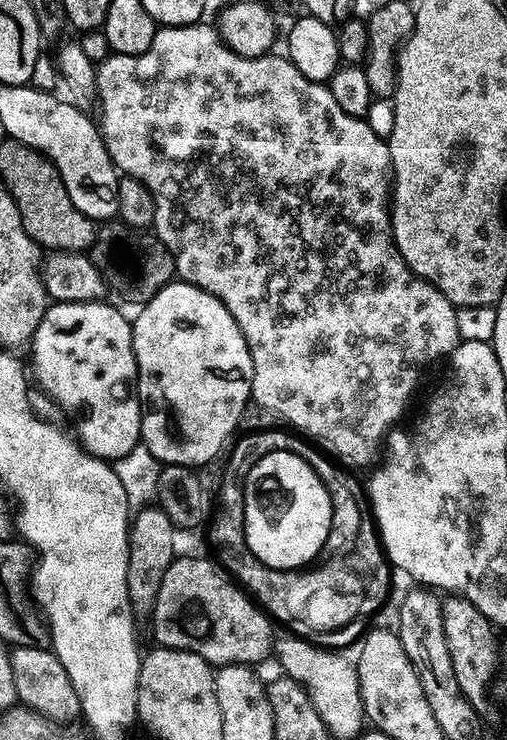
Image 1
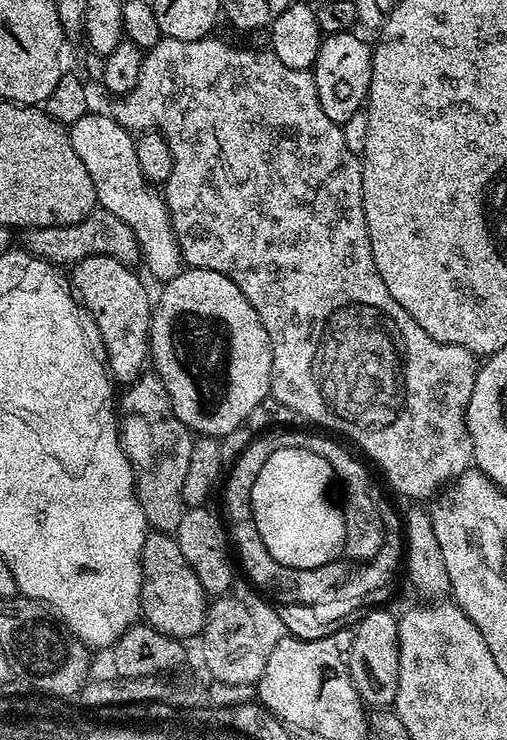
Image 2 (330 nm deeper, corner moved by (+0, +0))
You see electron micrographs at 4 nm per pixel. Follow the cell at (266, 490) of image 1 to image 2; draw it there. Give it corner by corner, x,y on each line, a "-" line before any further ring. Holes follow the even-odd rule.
310,448
274,450
266,458
266,466
258,470
254,490
250,490
254,522
266,550
282,566
321,568
343,553
344,513
341,505
328,497
331,484
333,487
332,467

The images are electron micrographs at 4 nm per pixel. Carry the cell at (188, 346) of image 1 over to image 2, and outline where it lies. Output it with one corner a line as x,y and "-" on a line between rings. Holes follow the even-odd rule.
185,267
161,288
160,297
154,300
148,346
151,367
156,367
155,375
166,386
174,414
200,436
225,438
235,428
243,429
254,406
272,390
272,347
258,310
226,274
214,270

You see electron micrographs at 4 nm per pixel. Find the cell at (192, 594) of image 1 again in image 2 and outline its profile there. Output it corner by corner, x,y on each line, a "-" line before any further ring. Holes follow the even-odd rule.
149,531
142,546
140,565
140,611
143,623
181,642
187,641
187,636
199,637
204,631
210,600
202,582
198,582
198,574
194,574
186,558
182,558
182,550
178,550
175,539
167,532

